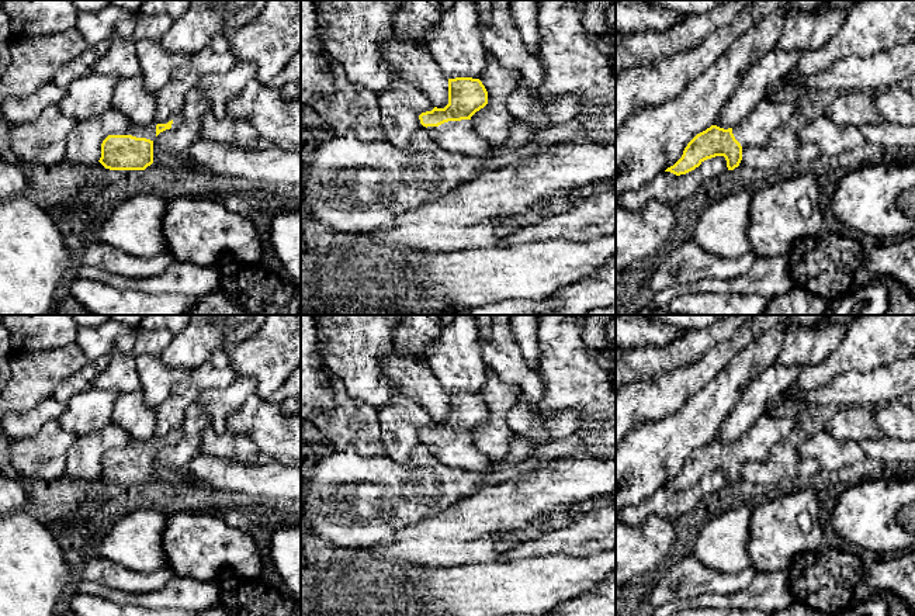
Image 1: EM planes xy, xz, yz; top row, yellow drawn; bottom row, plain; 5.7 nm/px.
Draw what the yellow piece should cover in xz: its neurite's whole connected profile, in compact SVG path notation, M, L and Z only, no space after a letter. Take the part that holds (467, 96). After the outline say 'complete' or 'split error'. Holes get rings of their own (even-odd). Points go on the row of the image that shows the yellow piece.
M448 79L448 104L419 115L423 127L436 127L440 148L468 158L484 158L491 145L475 131L471 117L488 104L488 91L479 79Z; split error

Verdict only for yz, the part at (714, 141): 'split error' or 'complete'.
split error

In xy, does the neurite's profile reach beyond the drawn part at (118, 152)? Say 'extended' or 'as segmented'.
extended

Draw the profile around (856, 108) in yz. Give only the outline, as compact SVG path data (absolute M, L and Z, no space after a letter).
M850 91L838 93L828 105L825 115L839 127L863 127L883 121L881 114L876 110L874 94Z

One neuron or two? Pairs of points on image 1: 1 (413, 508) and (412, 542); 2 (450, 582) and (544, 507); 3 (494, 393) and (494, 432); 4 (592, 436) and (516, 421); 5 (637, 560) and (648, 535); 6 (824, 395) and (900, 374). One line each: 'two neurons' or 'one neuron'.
1: two neurons
2: two neurons
3: one neuron
4: two neurons
5: one neuron
6: one neuron

